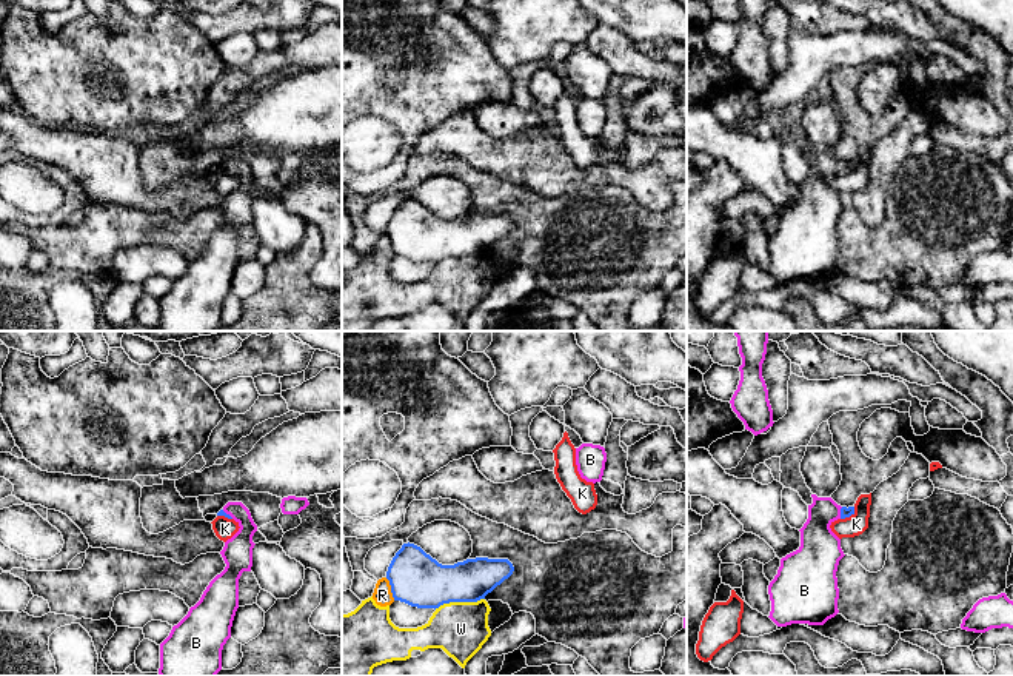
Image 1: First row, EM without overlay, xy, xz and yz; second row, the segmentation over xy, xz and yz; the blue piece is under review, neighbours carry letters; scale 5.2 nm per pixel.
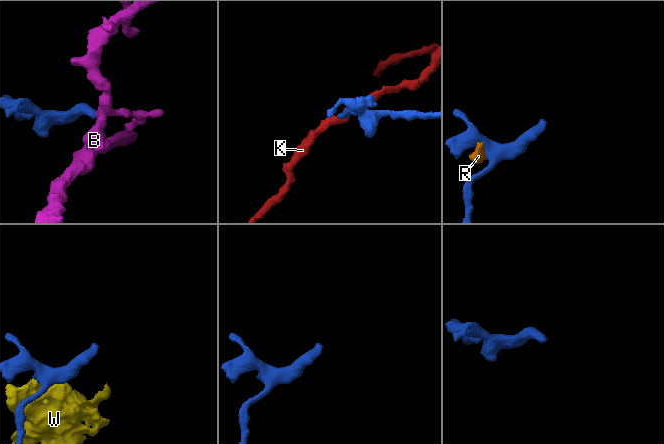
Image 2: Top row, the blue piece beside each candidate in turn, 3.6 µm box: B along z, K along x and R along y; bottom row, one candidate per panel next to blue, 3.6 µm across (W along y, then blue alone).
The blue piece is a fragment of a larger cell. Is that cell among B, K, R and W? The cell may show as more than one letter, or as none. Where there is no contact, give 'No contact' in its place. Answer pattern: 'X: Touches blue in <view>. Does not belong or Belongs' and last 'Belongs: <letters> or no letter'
B: Touches blue in yz. Belongs
K: Touches blue in yz. Does not belong
R: Touches blue in xz. Does not belong
W: Touches blue in xz. Does not belong
Belongs: B

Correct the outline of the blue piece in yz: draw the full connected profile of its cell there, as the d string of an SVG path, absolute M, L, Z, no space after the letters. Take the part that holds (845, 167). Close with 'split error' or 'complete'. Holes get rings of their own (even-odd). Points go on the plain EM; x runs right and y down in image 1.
M811 152L808 174L799 185L801 202L781 214L777 229L768 240L768 273L777 282L824 280L839 268L836 226L845 209L830 180L854 169L854 162L841 162L831 152Z; split error

